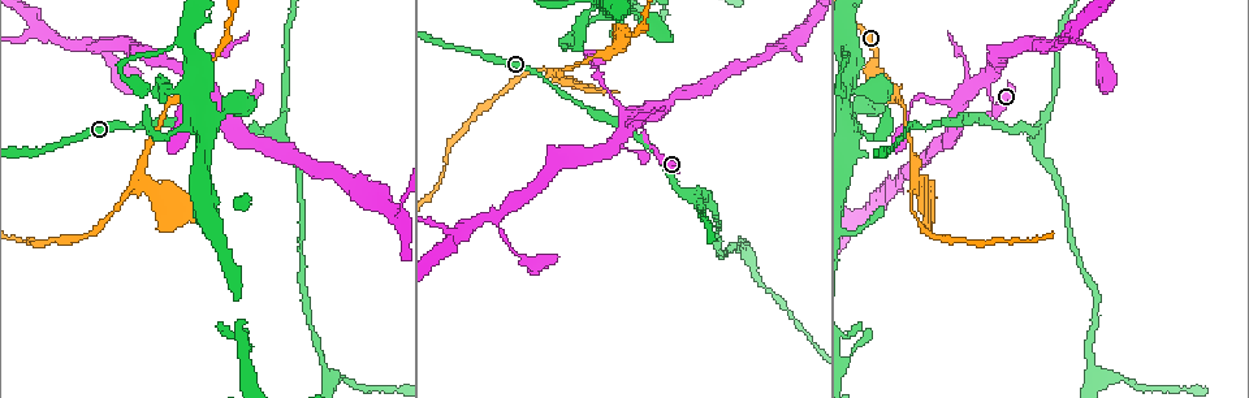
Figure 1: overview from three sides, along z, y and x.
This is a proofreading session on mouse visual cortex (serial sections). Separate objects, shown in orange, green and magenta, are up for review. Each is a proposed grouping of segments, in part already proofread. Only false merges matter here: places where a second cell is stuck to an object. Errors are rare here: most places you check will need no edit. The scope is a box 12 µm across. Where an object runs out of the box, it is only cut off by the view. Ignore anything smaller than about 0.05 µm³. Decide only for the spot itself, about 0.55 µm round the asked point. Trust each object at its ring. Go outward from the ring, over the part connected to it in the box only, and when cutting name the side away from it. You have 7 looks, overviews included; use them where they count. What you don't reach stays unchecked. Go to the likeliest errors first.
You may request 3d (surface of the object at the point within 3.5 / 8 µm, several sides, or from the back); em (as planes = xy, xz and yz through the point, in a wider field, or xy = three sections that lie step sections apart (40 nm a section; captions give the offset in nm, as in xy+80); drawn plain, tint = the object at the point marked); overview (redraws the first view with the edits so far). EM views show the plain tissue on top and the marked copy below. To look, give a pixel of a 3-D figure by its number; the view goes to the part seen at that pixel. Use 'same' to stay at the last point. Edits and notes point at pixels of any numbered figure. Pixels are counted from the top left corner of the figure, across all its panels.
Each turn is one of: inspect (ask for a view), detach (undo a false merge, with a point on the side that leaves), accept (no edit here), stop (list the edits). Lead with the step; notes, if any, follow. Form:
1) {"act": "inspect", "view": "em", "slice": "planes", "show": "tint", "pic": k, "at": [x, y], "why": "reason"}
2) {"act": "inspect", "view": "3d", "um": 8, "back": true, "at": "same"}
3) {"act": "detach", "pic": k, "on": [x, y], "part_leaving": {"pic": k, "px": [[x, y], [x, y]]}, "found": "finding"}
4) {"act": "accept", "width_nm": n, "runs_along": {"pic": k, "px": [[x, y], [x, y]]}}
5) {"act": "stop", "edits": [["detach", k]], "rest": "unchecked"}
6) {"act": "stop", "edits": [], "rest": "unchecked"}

{"act": "inspect", "view": "3d", "um": 3.5, "pic": 1, "at": [212, 97], "why": "four-way junction"}

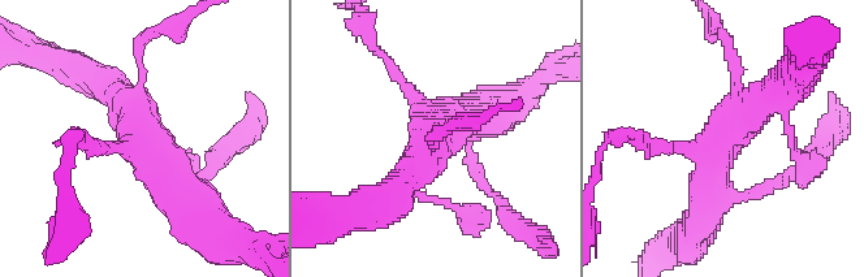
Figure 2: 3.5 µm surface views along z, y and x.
{"act": "inspect", "view": "em", "slice": "xy", "step": 2, "show": "tint", "pic": 2, "at": [720, 144], "arms": 4, "arm_widths_nm": [150, 150, 250, 450]}

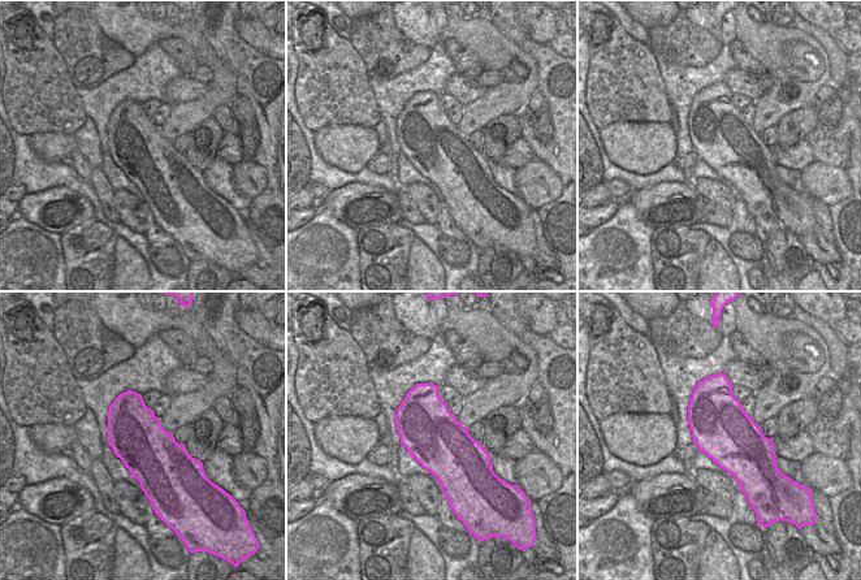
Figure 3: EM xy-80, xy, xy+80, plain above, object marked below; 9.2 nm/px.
{"act": "inspect", "view": "em", "slice": "planes", "show": "tint", "at": "same", "why": "another direction"}

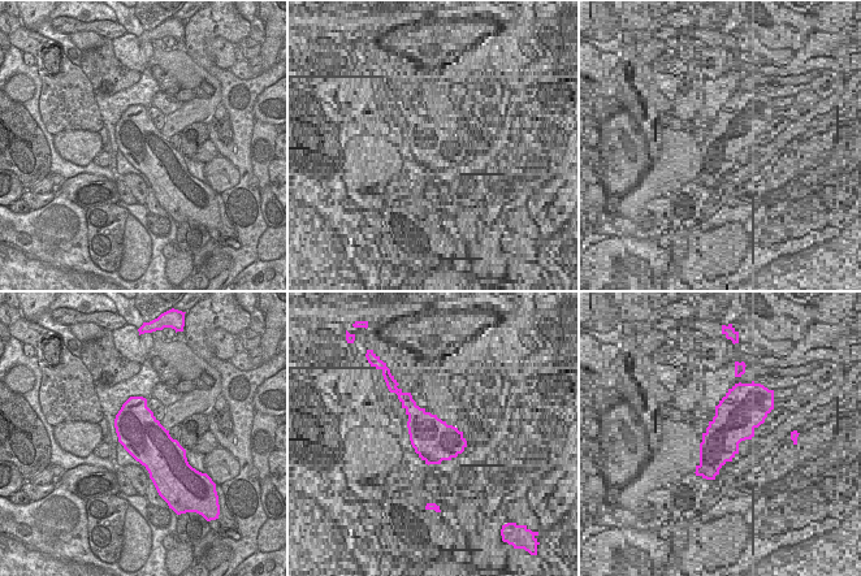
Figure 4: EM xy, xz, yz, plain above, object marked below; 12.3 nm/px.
{"act": "accept", "width_nm": 550, "runs_along": {"pic": 2, "px": [[178, 194], [111, 90]]}, "found": "one cell here"}

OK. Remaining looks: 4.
{"act": "inspect", "view": "3d", "um": 3.5, "pic": 1, "at": [1037, 136], "why": "three-way junction"}

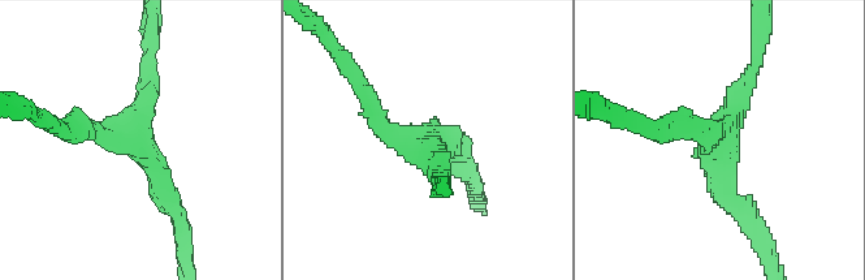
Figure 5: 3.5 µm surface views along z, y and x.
{"act": "inspect", "view": "em", "slice": "xy", "step": 1, "show": "tint", "pic": 5, "at": [428, 139], "arms": 3, "arm_widths_nm": [200, 200, 300]}

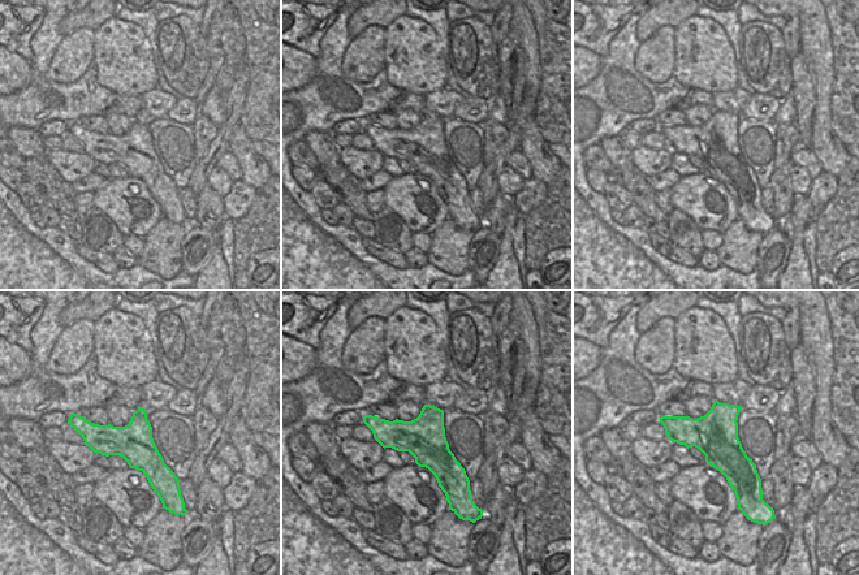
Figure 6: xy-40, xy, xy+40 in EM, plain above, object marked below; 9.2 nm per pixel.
{"act": "accept", "runs_along": {"pic": 5, "px": [[78, 133], [134, 142], [174, 210]]}, "found": "one cell here"}

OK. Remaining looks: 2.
{"act": "inspect", "view": "3d", "um": 3.5, "pic": 1, "at": [326, 369], "why": "three arms meet"}

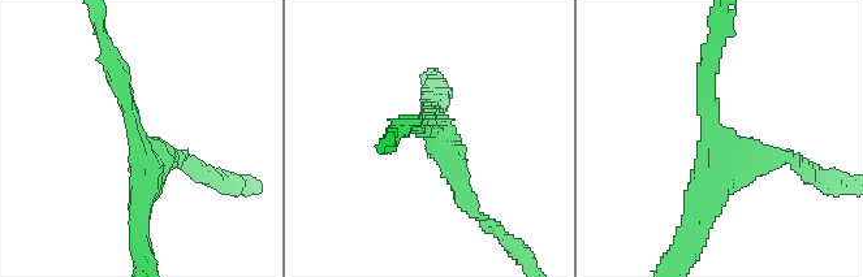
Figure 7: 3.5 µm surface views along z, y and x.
{"act": "inspect", "view": "em", "slice": "xy", "step": 2, "show": "tint", "pic": 7, "at": [427, 126], "arms": 3, "arm_widths_nm": [250, 300, 300], "why": "now the EM"}

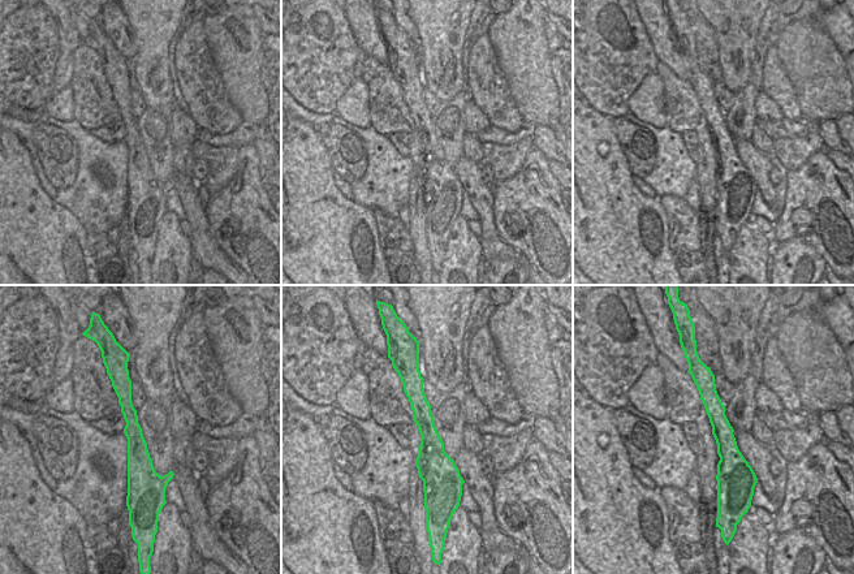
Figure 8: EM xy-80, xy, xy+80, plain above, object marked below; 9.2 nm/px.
{"act": "accept", "width_nm": 260, "runs_along": {"pic": 8, "px": [[414, 376], [431, 443], [435, 487]]}, "found": "all the same cell"}

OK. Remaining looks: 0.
{"act": "stop", "edits": [], "rest": "unchecked"}

